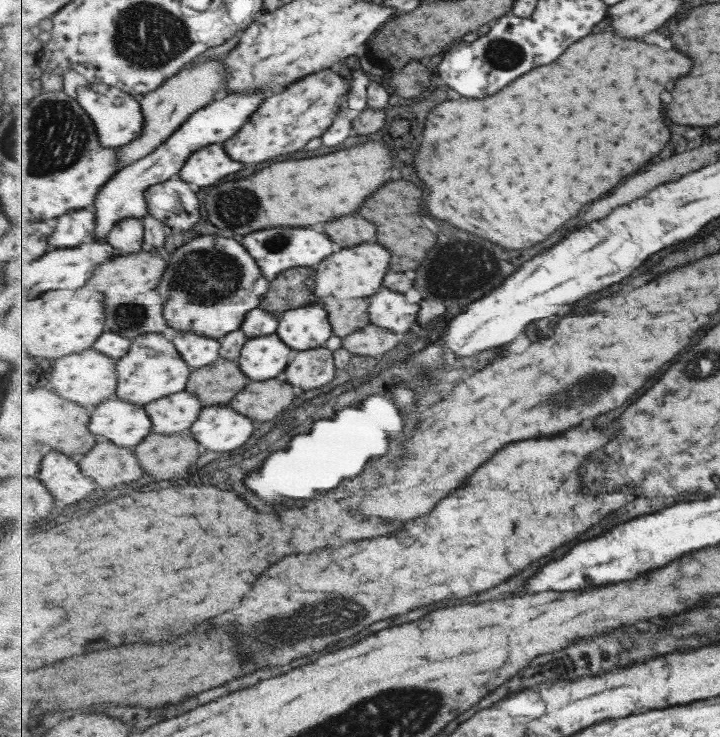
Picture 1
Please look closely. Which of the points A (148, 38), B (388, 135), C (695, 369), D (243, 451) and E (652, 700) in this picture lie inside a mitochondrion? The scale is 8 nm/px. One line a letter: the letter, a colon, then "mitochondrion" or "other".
A: mitochondrion
B: other
C: mitochondrion
D: other
E: other

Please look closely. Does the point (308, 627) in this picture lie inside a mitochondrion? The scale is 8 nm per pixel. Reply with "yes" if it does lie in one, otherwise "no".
yes

